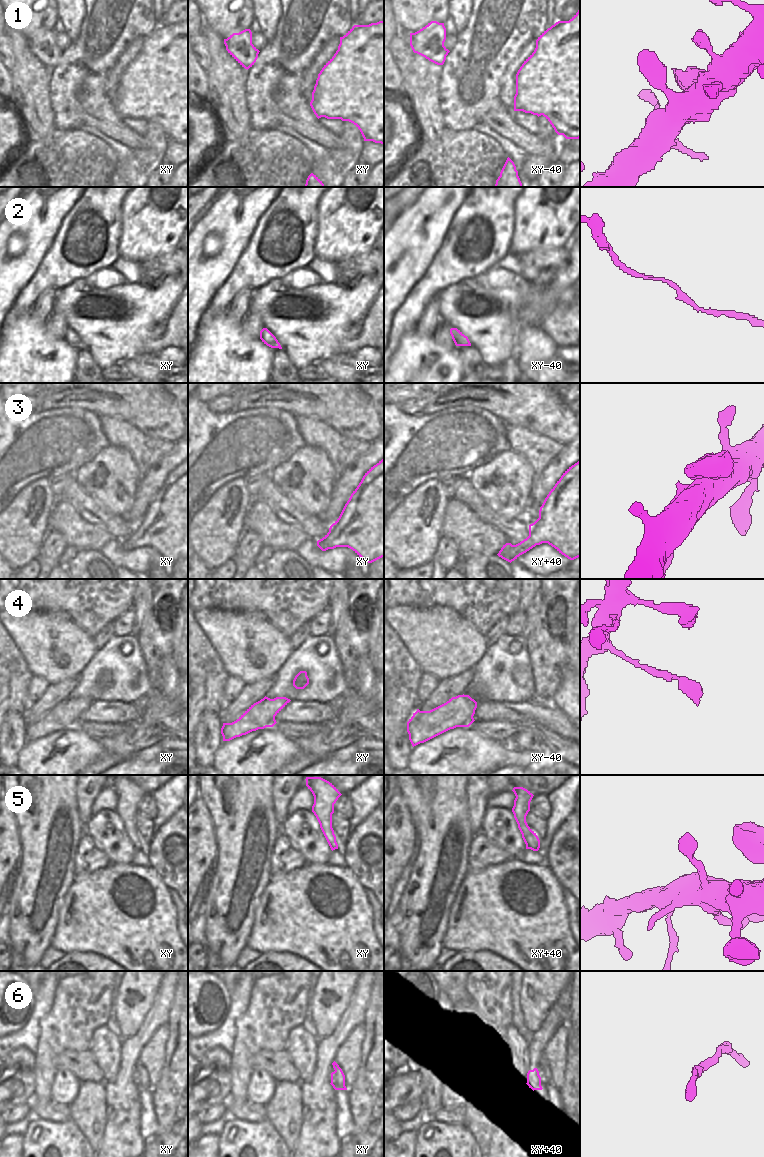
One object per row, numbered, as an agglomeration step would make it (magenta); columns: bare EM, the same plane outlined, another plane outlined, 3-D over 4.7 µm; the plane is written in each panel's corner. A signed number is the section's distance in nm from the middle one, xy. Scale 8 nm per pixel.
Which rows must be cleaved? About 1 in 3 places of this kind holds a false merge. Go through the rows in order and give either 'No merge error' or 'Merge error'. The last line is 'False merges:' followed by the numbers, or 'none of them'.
1: No merge error
2: No merge error
3: No merge error
4: No merge error
5: No merge error
6: Merge error
False merges: 6

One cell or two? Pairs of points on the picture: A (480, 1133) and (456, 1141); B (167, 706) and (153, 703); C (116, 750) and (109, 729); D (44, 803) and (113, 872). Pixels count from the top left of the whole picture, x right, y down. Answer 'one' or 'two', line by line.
A: two
B: one
C: two
D: two

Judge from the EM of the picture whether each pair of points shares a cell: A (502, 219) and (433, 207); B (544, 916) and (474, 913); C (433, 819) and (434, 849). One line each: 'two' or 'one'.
A: two
B: one
C: one

